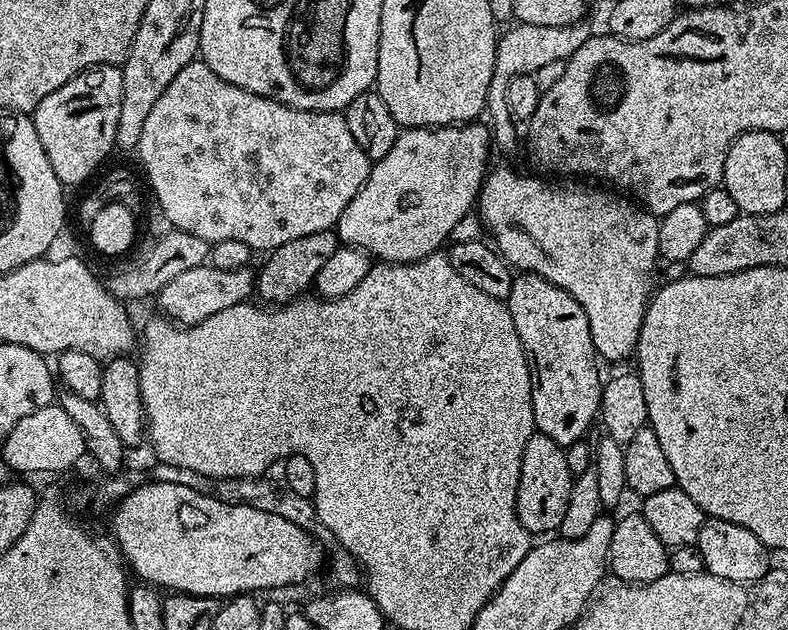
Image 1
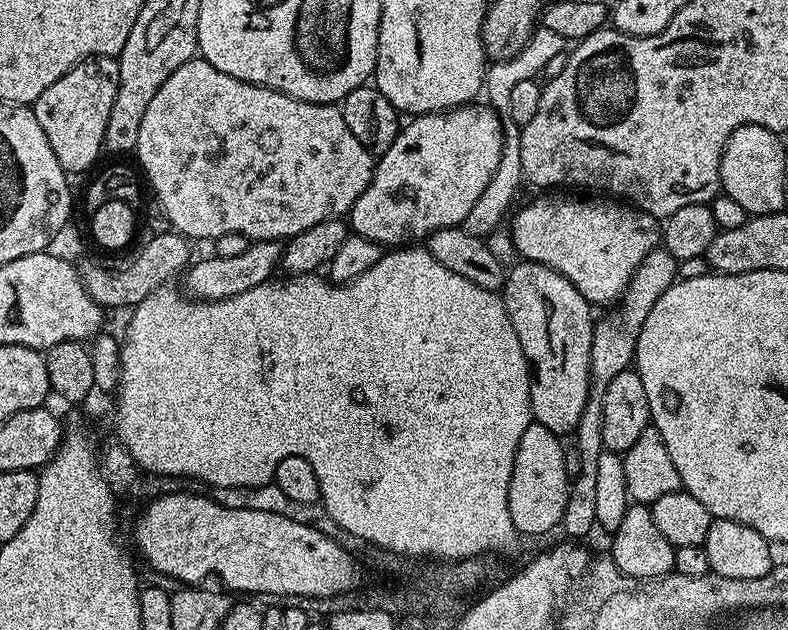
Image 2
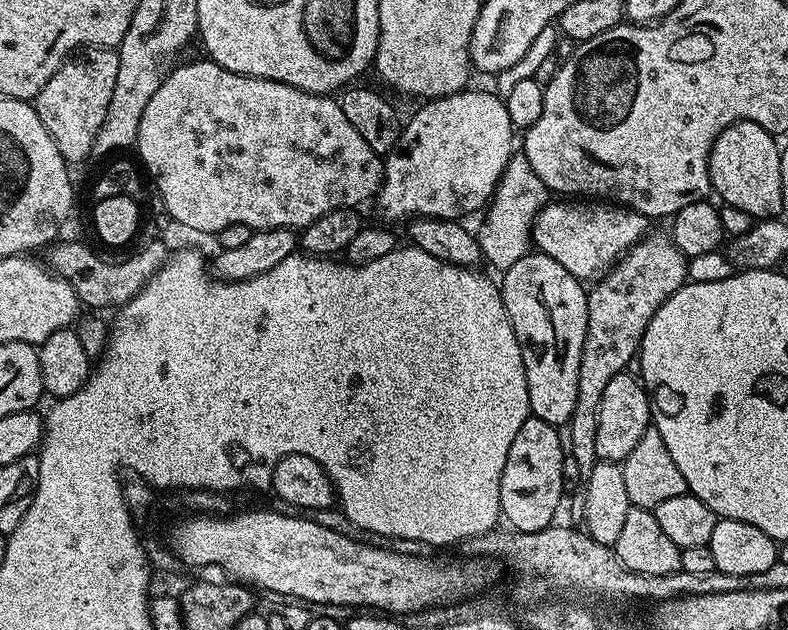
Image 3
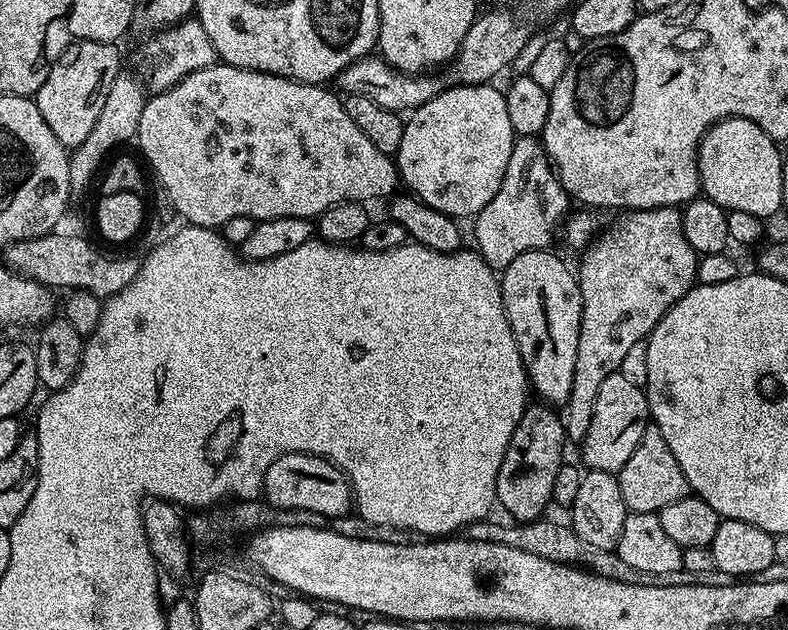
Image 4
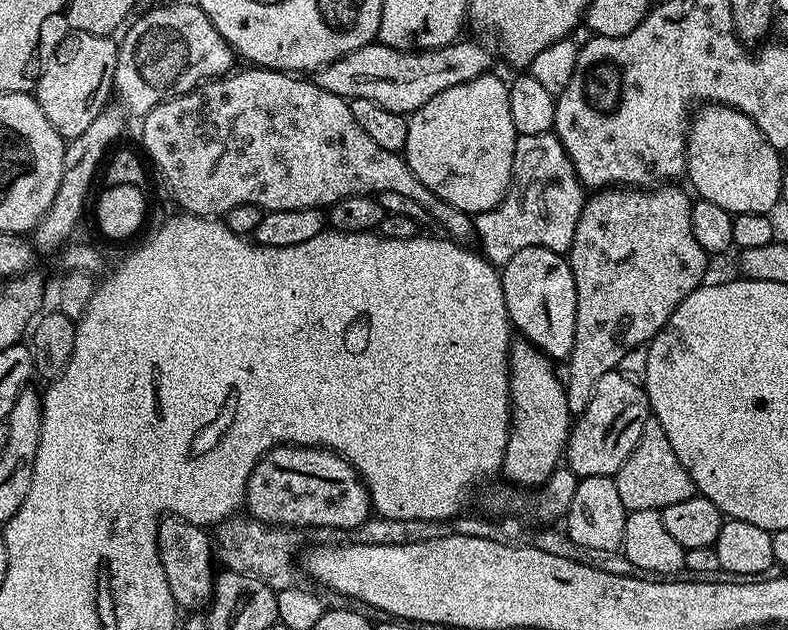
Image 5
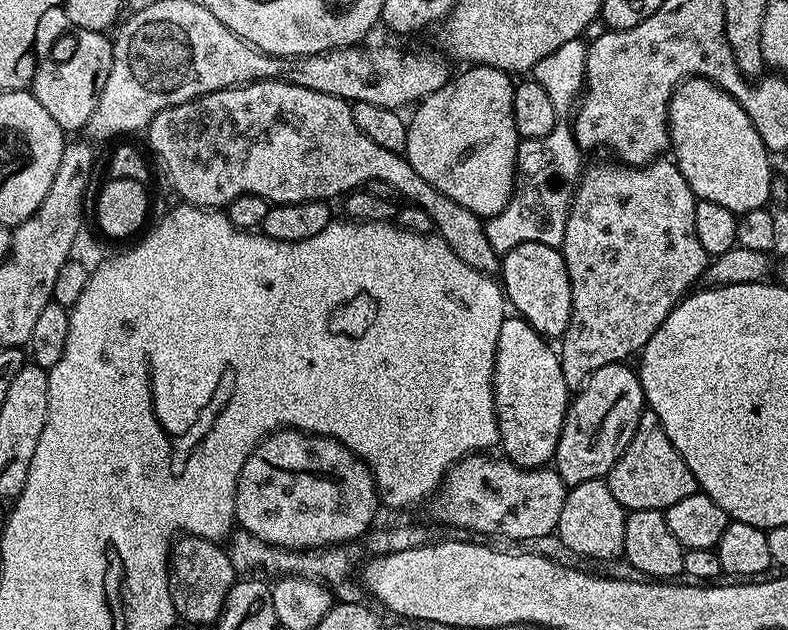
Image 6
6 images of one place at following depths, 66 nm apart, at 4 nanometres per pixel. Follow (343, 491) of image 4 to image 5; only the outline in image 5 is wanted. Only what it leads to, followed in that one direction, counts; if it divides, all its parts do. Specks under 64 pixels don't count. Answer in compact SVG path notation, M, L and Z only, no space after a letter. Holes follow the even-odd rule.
M282 444L271 448L254 466L248 479L246 512L247 515L261 520L263 524L287 526L289 529L345 528L351 530L368 519L370 501L368 488L354 470L354 466L337 452L333 452L330 448Z

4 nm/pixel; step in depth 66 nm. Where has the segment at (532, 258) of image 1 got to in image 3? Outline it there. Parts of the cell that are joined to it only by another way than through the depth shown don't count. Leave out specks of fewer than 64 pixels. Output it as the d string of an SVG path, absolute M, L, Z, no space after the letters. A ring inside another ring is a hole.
M549 202L536 216L536 220L532 224L532 243L535 251L554 258L554 262L560 263L561 266L566 266L566 270L570 270L570 274L574 274L574 278L578 278L581 282L595 281L605 272L612 271L616 267L617 260L621 260L642 237L649 235L649 217L632 208L626 208L623 204L611 202L560 203L564 204Z

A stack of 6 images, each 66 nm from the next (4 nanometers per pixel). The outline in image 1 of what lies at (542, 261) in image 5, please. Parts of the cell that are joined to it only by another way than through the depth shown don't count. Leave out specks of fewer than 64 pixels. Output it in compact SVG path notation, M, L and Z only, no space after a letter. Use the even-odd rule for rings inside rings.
M520 272L513 275L510 294L507 298L510 318L514 318L514 330L518 330L518 338L522 342L531 367L534 369L534 387L532 390L532 409L536 432L546 434L546 438L554 438L561 448L569 448L574 442L587 437L588 427L600 414L600 395L604 392L604 384L600 380L601 361L596 355L596 347L590 334L590 322L586 318L586 310L566 294L554 282L546 282L533 272Z

